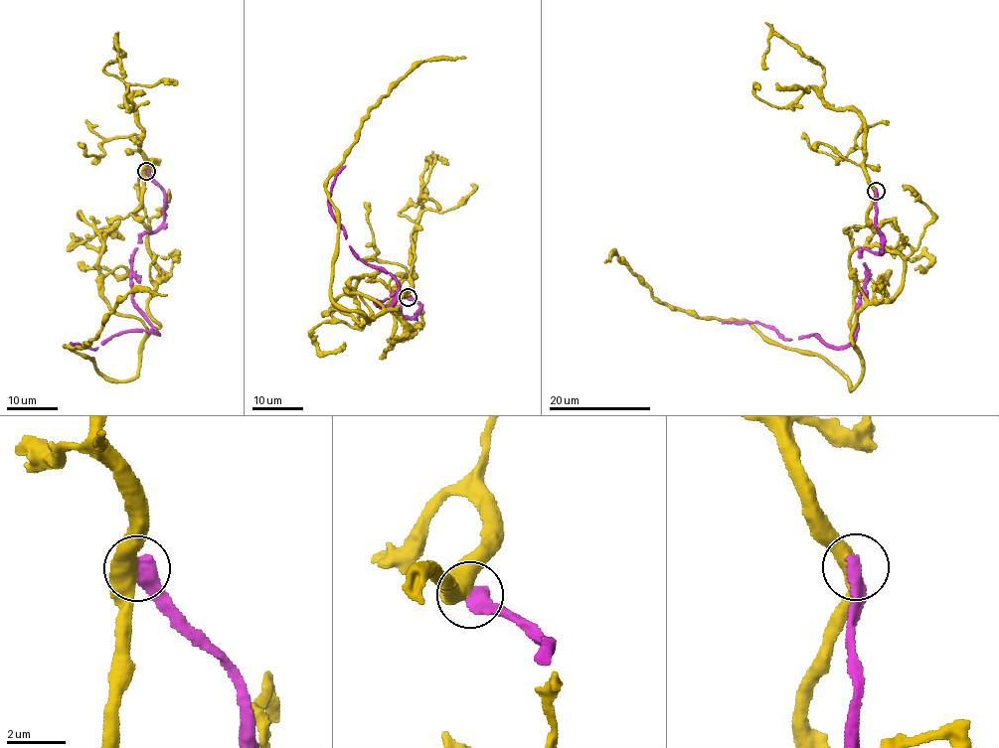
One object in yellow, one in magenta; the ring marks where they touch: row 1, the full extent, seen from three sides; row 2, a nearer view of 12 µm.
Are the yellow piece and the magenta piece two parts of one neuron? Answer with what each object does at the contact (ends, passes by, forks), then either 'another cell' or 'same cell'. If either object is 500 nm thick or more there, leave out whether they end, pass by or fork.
another cell

